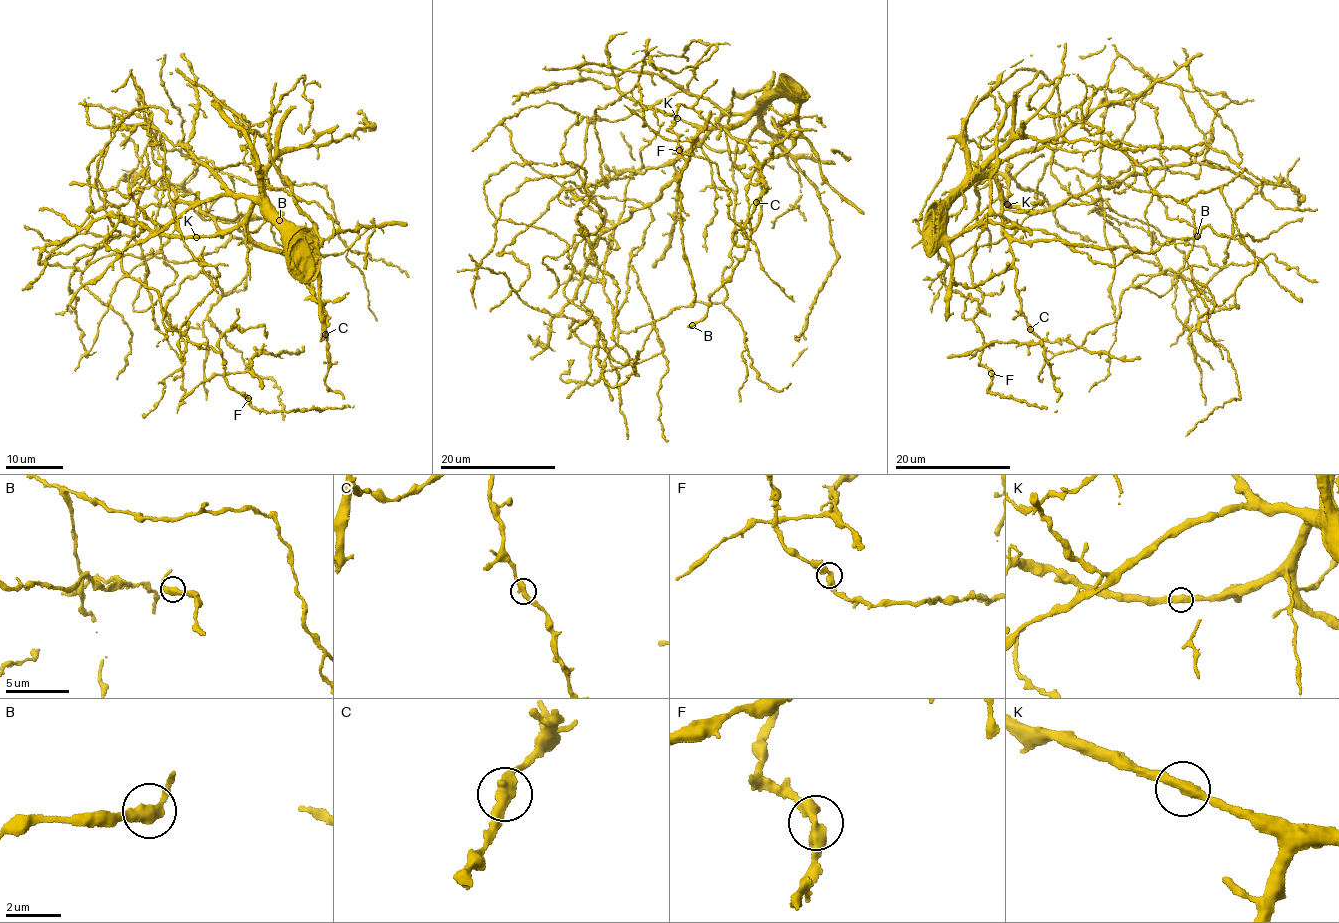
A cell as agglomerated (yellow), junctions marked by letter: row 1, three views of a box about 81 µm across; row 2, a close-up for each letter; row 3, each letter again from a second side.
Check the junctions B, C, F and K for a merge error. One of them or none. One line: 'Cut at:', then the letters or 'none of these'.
Cut at: none of these

